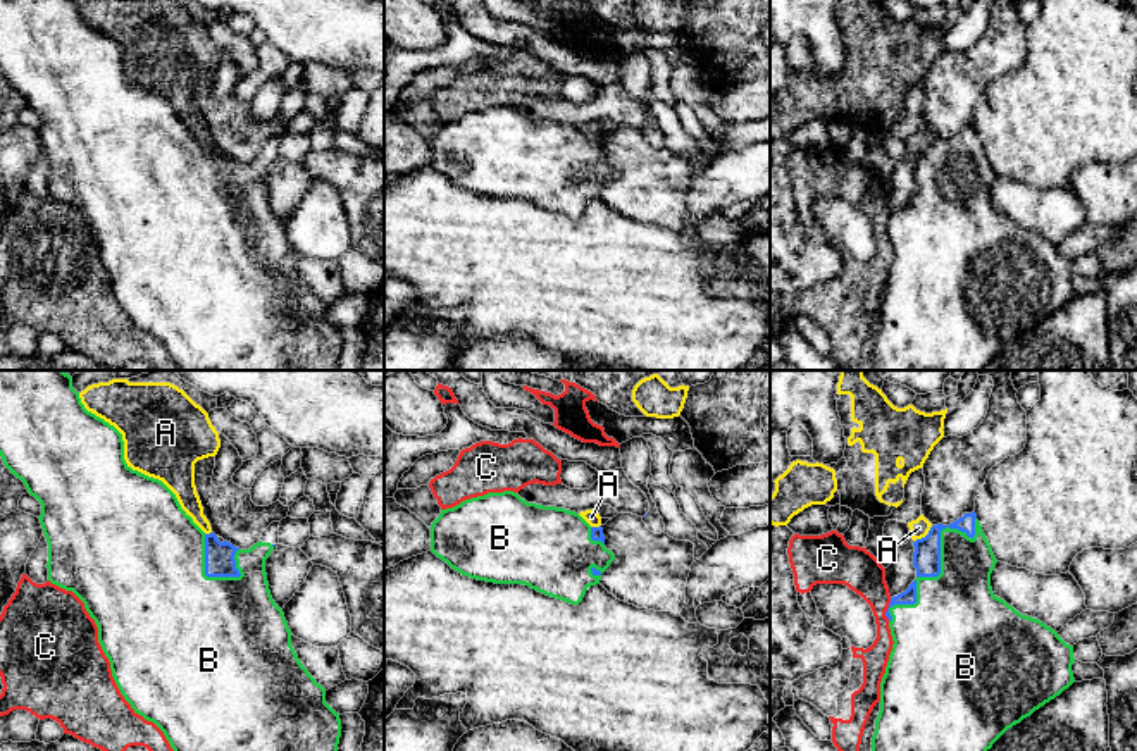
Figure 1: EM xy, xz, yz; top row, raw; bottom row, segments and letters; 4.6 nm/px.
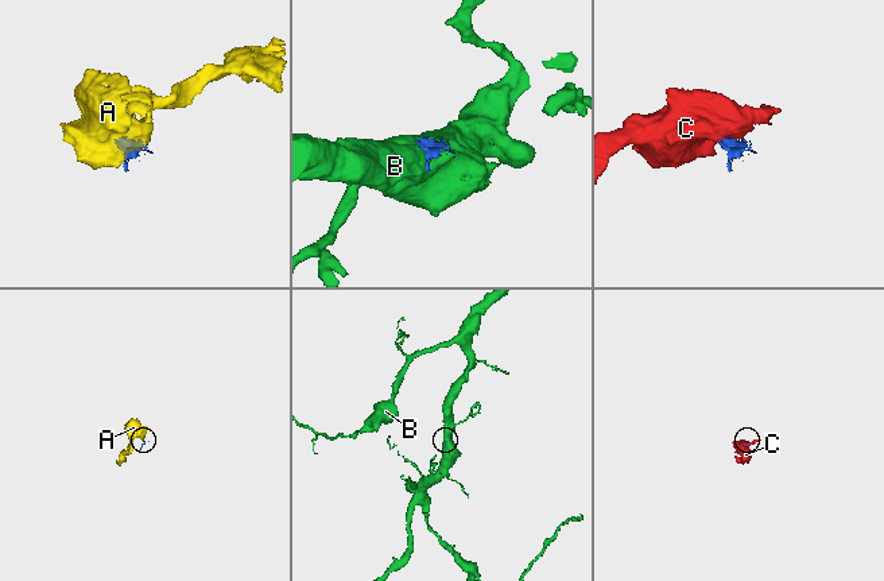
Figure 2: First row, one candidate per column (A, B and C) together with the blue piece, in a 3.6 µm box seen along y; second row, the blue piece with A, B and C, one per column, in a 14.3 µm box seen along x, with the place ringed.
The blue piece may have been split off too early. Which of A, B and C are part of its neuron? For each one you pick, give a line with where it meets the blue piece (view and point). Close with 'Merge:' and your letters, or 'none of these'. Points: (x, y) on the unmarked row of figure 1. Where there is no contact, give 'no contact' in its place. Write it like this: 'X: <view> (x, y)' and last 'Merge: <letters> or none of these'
B: yz (939, 185)
Merge: B

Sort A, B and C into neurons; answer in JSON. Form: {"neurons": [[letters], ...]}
{"neurons": [["A"], ["B"], ["C"]]}

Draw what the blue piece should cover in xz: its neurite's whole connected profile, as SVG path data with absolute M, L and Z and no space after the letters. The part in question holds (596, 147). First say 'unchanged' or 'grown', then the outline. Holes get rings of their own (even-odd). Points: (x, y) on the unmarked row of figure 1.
grown; M513 105L488 107L441 124L431 140L431 165L470 193L524 198L570 219L579 219L615 174L605 162L601 140L591 141L565 122L527 117Z

